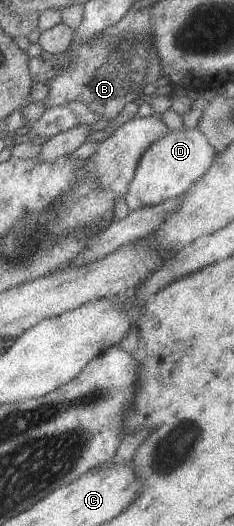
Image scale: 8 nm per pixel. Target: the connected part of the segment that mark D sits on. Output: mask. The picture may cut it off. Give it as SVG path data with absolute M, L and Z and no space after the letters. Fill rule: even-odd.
M195 128L172 129L157 139L143 151L143 157L136 171L135 179L131 181L125 199L129 210L135 211L145 206L155 206L185 191L203 177L203 173L213 163L213 149L202 131Z

